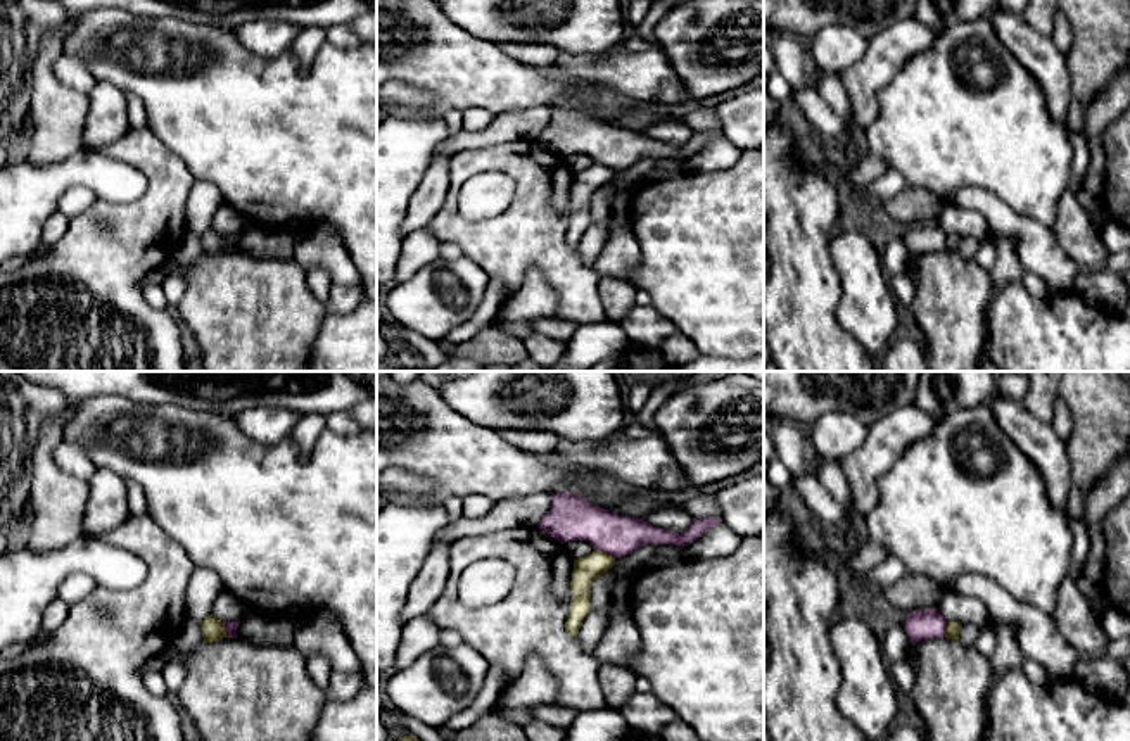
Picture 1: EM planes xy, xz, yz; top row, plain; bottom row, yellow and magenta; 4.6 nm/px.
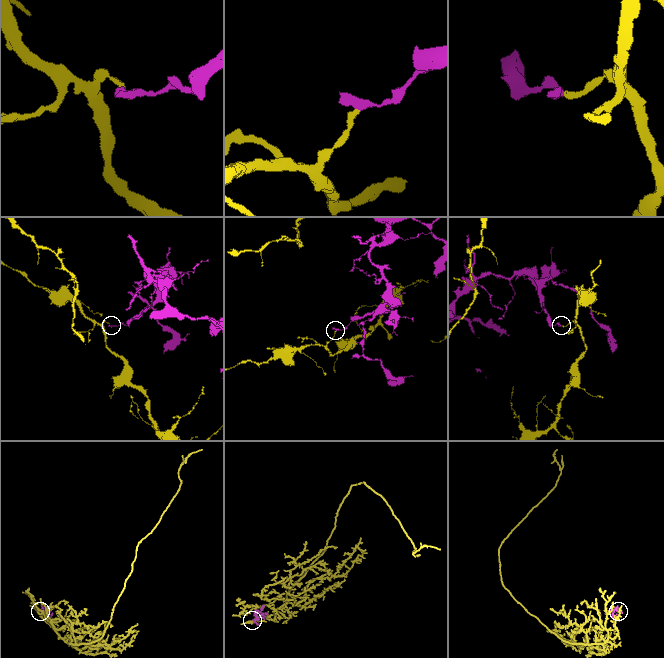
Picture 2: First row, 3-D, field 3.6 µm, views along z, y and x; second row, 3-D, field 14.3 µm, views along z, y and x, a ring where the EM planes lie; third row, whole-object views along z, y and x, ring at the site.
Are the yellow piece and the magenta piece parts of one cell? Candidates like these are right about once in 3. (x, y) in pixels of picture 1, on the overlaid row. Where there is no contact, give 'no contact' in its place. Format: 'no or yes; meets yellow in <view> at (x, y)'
no; meets yellow in xz at (605, 553)

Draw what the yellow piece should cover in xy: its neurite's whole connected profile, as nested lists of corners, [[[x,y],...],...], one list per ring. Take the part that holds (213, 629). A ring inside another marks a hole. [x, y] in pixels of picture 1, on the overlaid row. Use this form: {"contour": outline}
{"contour": [[[209,615],[206,620],[200,620],[204,643],[213,643],[226,637],[225,624],[216,617]]]}

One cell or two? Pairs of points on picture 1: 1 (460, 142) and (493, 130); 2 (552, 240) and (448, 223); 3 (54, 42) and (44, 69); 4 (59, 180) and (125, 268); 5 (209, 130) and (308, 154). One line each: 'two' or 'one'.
1: one
2: one
3: one
4: two
5: one

